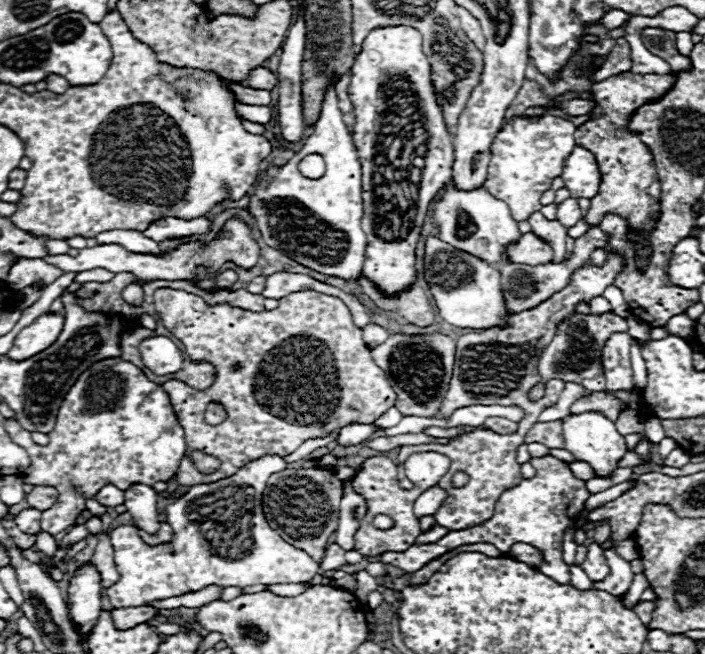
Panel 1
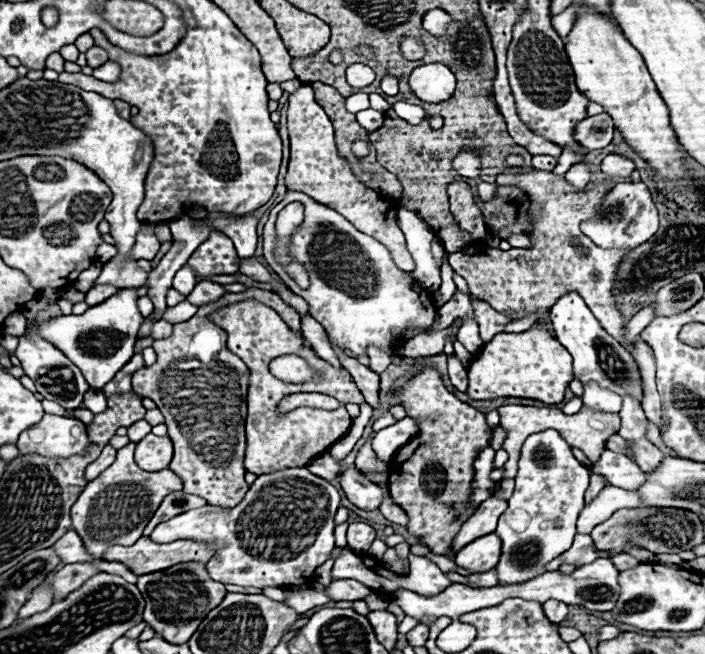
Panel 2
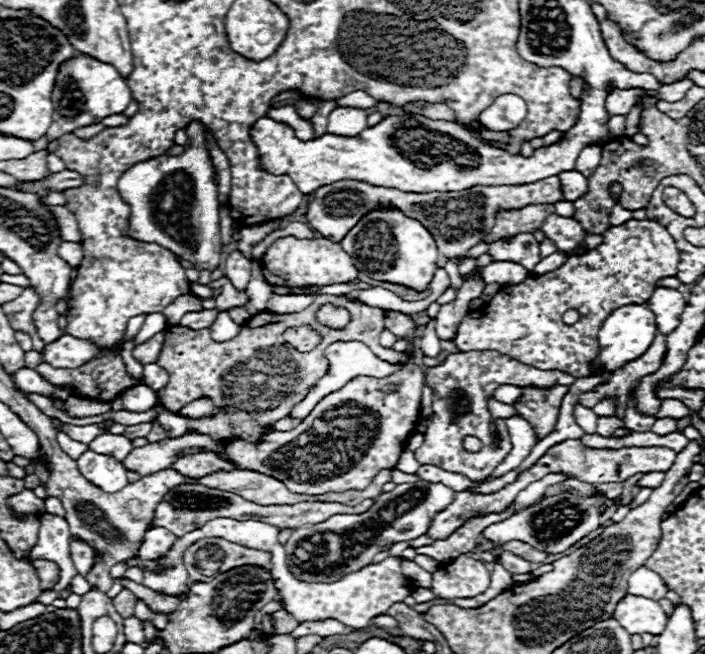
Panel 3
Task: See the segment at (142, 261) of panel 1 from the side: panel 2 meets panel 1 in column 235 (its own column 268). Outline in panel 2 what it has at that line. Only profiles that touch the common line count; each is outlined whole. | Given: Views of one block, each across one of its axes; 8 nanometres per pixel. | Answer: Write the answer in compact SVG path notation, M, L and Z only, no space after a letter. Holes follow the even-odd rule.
M288 190L284 200L272 208L262 238L264 258L272 270L294 294L302 296L308 302L310 316L326 328L328 336L340 348L346 348L352 354L366 354L366 348L370 344L376 344L380 348L394 348L396 344L400 346L404 344L402 336L408 322L416 322L418 326L430 326L434 322L436 304L432 294L410 272L404 272L394 264L384 244L372 236L358 232L342 214L302 192ZM290 202L304 204L304 220L290 236L288 244L288 256L298 260L308 272L310 286L304 290L290 278L290 274L286 274L274 256L276 216L280 208Z

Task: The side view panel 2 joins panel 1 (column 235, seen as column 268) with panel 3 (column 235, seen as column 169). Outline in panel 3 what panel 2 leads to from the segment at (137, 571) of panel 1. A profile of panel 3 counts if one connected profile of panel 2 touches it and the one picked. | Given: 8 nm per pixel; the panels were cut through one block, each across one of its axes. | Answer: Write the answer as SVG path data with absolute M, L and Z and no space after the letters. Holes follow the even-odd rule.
M216 518L212 522L208 522L206 526L202 526L196 532L188 532L188 536L182 536L174 548L170 550L168 556L158 558L160 562L168 562L172 564L172 568L168 568L166 574L158 576L158 574L144 574L144 586L158 590L158 592L166 592L166 594L180 594L188 590L186 584L186 568L182 566L182 554L188 548L188 544L194 544L200 538L224 538L224 540L250 540L250 548L256 550L264 550L272 554L272 566L270 566L270 574L272 574L272 582L278 590L278 600L282 602L282 608L294 616L300 624L302 622L318 622L318 620L338 620L344 626L350 628L366 628L370 624L372 618L386 614L386 610L394 604L394 602L402 602L406 596L412 594L412 582L402 574L402 558L396 556L388 556L378 564L368 564L356 572L350 572L348 576L344 574L340 580L336 582L302 582L298 580L286 564L286 550L284 546L278 542L278 534L280 530L276 526L258 522L258 520L246 520L246 522L238 522L232 518Z

